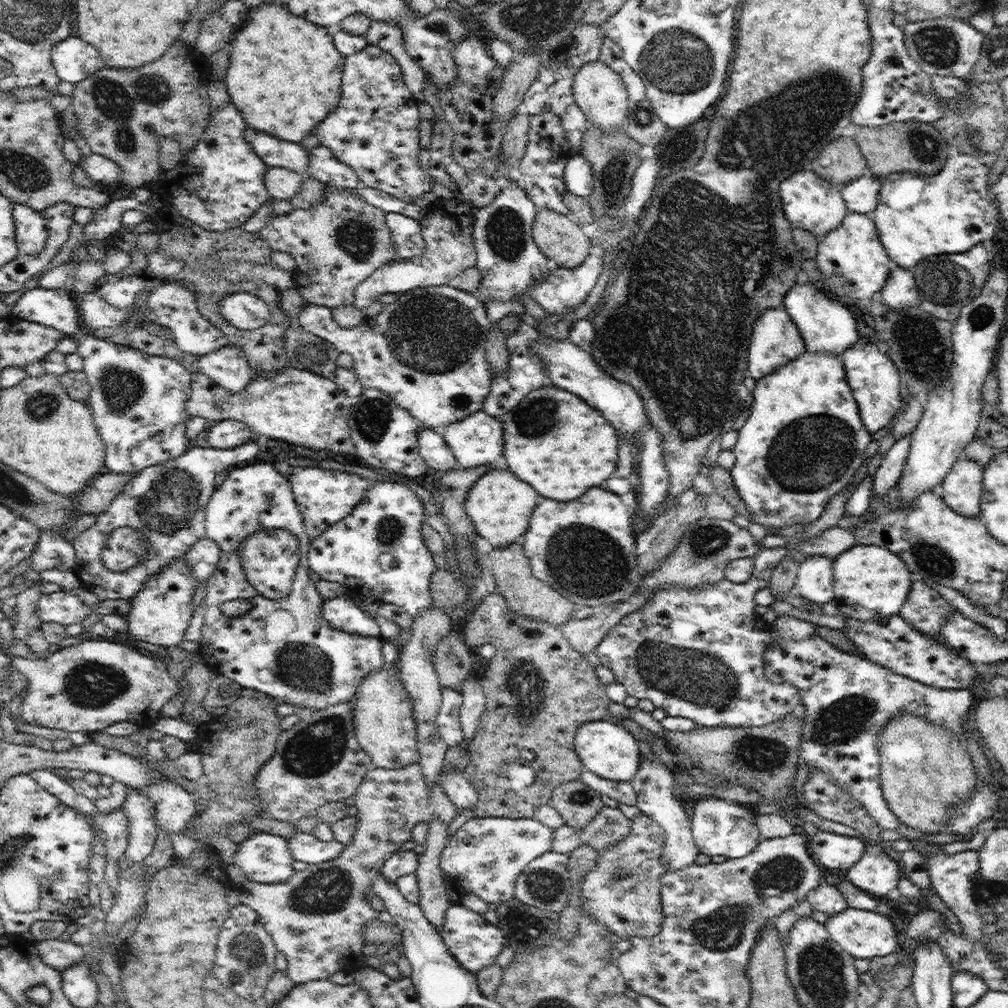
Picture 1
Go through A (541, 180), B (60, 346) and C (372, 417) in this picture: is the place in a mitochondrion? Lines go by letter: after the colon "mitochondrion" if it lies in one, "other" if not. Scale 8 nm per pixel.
A: other
B: other
C: mitochondrion

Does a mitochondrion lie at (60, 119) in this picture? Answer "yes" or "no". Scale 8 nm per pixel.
no

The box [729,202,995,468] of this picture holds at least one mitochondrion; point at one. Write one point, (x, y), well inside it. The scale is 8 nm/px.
(944, 283)

